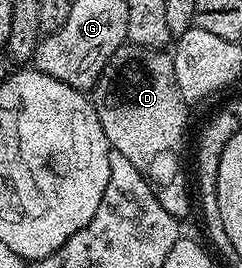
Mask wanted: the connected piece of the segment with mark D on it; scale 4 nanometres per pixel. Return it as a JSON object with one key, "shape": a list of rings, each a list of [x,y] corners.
{"shape":[[[119,47],[117,53],[109,57],[106,69],[93,88],[93,102],[108,143],[114,150],[129,157],[129,161],[133,161],[133,169],[147,178],[147,182],[155,188],[155,196],[157,201],[161,201],[161,209],[165,209],[165,213],[180,221],[186,220],[186,215],[191,211],[191,199],[193,203],[192,192],[191,195],[187,192],[187,175],[183,172],[183,138],[187,135],[189,104],[177,89],[171,55],[166,50],[153,47]]]}

